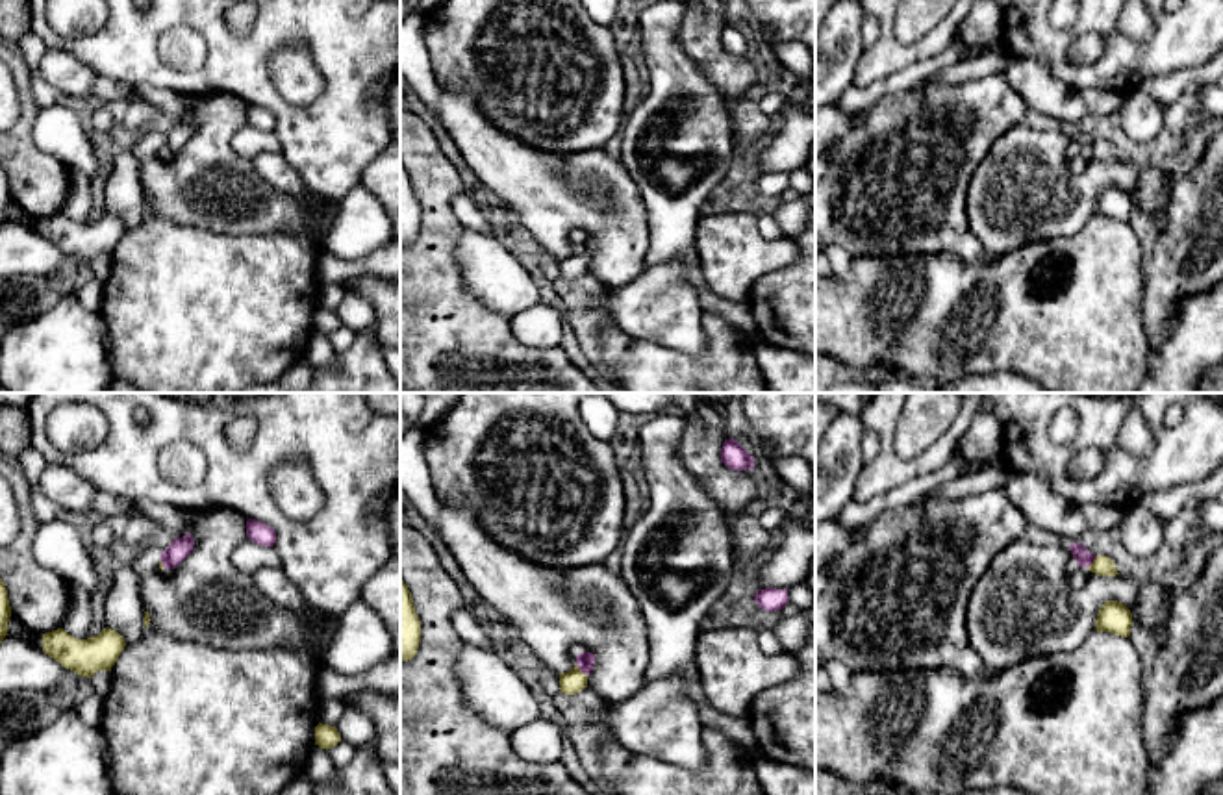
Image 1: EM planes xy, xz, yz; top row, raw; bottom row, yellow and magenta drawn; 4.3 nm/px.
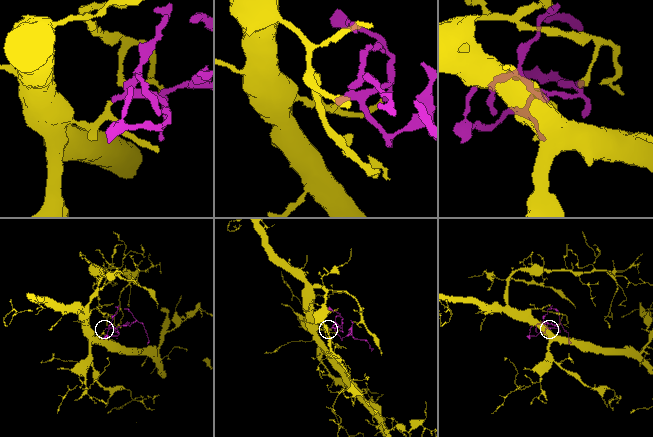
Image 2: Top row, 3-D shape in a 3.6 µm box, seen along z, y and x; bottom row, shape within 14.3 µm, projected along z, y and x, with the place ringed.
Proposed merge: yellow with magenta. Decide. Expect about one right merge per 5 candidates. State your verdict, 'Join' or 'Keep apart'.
Join

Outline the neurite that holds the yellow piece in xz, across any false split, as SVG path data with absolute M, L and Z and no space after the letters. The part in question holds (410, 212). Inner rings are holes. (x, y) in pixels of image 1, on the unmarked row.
M400 163L400 248L417 239L419 228L421 206L411 185L411 178Z

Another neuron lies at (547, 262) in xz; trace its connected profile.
M537 250L532 254L536 263L543 269L547 278L554 284L560 278L560 259L545 250Z

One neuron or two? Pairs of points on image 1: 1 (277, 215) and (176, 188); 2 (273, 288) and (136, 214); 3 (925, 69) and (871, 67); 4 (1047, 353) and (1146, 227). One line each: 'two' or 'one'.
1: one
2: two
3: two
4: two

